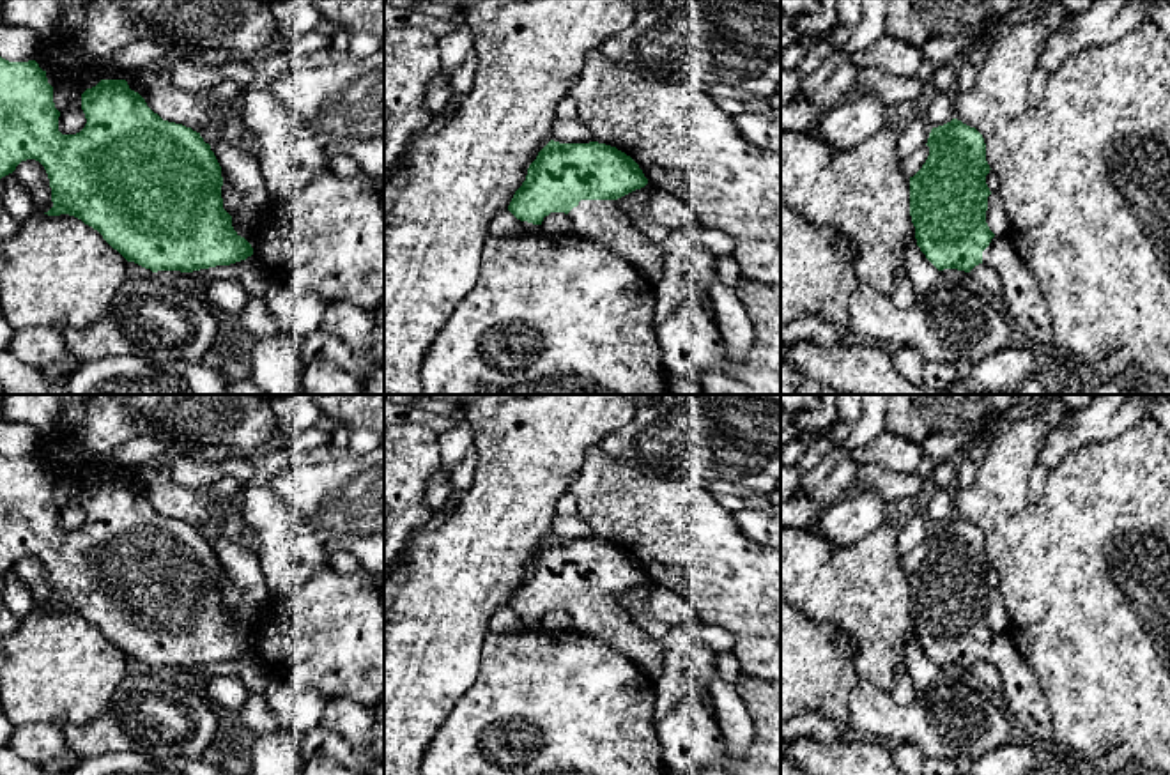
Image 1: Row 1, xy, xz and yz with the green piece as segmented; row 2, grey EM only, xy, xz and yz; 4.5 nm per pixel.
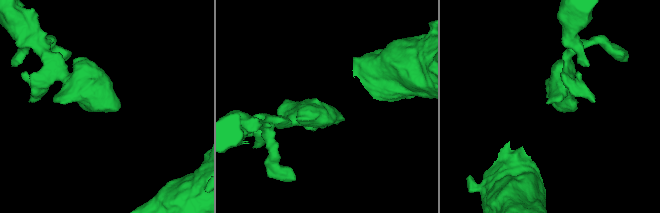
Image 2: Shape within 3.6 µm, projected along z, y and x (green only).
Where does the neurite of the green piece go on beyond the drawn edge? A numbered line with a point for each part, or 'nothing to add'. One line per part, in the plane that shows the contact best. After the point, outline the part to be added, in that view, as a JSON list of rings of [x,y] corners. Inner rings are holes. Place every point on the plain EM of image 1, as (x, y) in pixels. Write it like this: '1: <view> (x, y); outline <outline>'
1: xz (604, 618); outline [[[581,596],[568,612],[573,632],[616,648],[653,681],[660,678],[662,642],[651,639],[616,596]]]

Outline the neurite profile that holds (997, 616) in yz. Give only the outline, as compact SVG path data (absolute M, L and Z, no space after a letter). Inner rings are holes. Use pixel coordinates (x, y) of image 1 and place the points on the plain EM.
M998 589L988 593L986 619L995 632L1009 630L1007 605Z

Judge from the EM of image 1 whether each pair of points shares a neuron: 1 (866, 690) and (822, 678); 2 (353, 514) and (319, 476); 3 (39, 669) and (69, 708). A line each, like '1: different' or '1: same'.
1: different
2: same
3: same

